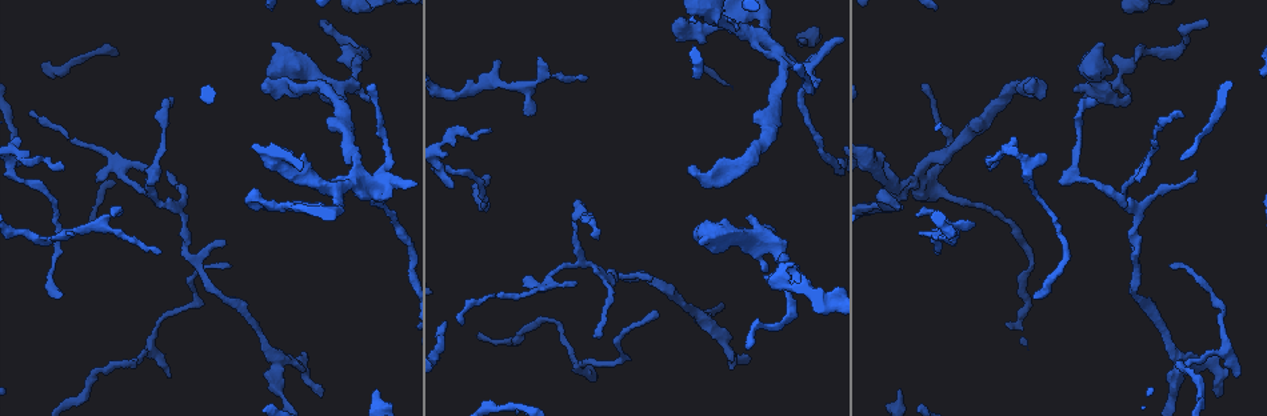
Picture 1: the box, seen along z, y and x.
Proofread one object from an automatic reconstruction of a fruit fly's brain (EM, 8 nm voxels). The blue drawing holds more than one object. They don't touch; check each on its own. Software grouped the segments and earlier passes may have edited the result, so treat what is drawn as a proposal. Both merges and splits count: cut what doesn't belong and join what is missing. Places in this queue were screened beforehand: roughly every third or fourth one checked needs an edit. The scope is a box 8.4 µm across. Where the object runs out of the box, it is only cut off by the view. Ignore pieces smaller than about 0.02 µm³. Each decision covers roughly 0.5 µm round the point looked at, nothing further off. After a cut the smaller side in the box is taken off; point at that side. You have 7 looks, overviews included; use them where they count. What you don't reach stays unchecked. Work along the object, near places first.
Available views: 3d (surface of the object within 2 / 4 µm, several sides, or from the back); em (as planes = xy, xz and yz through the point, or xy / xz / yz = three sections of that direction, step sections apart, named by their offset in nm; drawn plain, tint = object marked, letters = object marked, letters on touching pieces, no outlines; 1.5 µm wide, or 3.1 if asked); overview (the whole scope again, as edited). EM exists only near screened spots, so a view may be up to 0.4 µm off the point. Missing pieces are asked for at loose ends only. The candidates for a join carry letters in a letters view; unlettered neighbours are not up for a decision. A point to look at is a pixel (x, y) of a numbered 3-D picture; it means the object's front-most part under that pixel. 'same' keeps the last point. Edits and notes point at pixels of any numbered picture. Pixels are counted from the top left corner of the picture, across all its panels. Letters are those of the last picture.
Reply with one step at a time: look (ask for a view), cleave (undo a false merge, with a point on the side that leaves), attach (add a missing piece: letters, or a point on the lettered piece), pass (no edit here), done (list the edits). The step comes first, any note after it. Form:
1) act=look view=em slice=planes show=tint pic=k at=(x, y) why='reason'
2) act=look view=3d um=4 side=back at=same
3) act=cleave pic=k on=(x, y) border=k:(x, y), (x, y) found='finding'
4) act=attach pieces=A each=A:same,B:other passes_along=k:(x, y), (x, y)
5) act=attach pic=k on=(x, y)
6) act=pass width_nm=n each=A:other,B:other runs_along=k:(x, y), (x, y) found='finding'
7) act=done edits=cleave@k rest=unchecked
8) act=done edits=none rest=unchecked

act=look view=em um=3.1 slice=planes show=letters pic=1 at=(525, 276) why='tapers out'

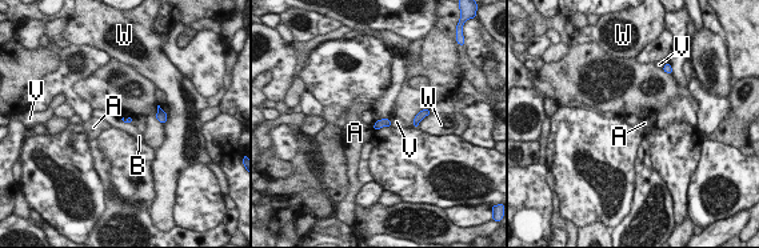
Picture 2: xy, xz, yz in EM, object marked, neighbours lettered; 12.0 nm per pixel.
act=pass each=A:other,B:other,V:other,W:other border=2:(379, 119), (372, 126) found='no lettered piece goes on from it'

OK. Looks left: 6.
act=look view=em slice=planes show=tint pic=1 at=(649, 278) why='thin end'

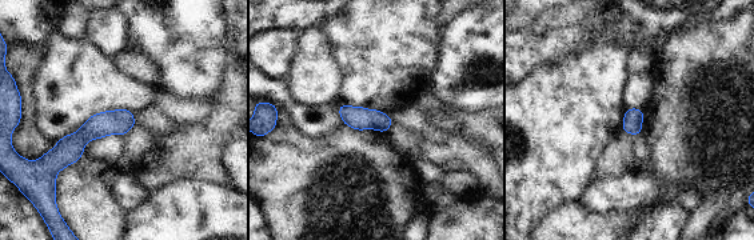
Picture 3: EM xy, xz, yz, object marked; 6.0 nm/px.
act=look view=em slice=planes show=letters at=same why='what lies round it'

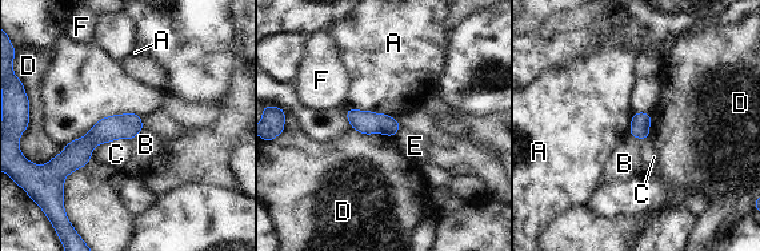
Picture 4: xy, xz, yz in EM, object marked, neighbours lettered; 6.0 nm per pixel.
act=pass each=A:other,B:other,C:other,D:other,E:other,F:other found='no lettered piece goes on from it'

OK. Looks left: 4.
act=look view=3d um=4 side=back pic=1 at=(916, 216) why='free end'

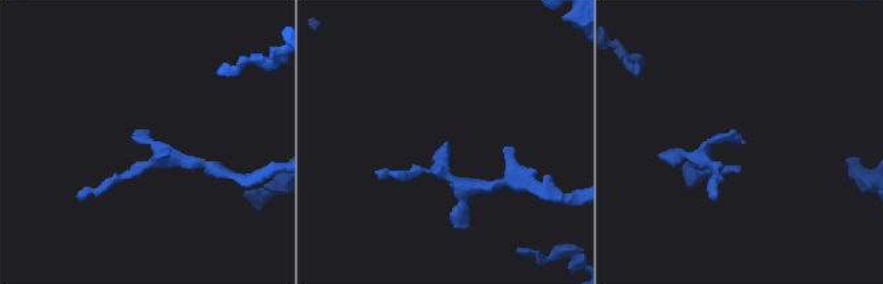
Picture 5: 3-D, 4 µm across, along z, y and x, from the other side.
act=look view=em slice=planes show=letters pic=5 at=(448, 144)

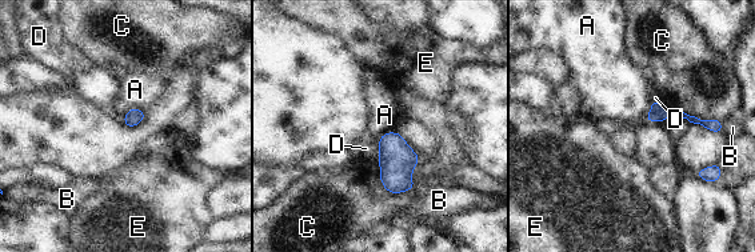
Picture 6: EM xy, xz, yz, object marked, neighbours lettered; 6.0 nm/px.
act=pass each=A:other,B:other,C:other,D:other,E:other border=6:(144, 111), (131, 108), (122, 119) found='no lettered piece goes on from it'

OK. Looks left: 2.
act=done edits=none rest=unchecked

